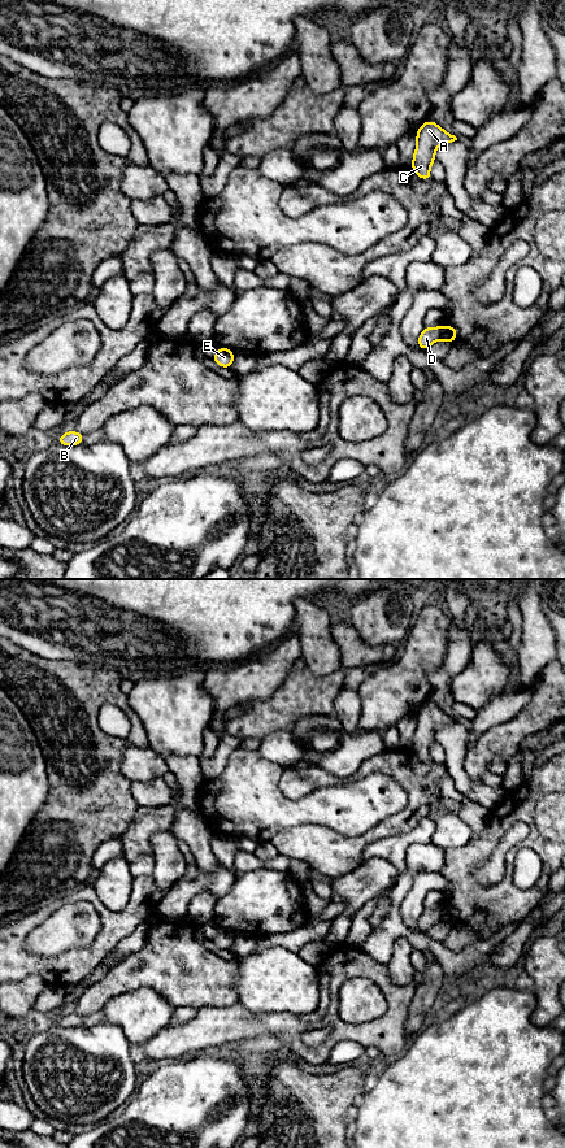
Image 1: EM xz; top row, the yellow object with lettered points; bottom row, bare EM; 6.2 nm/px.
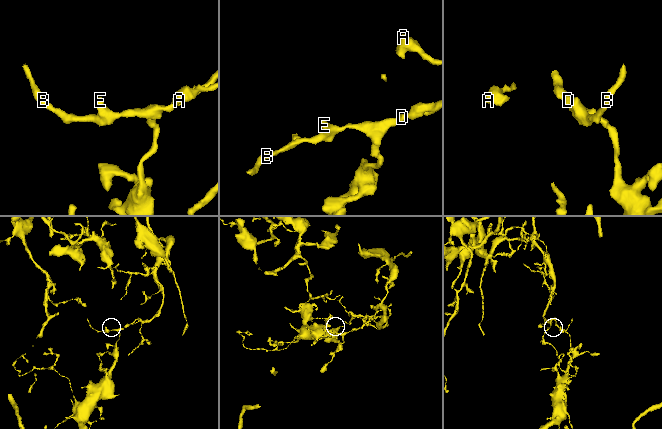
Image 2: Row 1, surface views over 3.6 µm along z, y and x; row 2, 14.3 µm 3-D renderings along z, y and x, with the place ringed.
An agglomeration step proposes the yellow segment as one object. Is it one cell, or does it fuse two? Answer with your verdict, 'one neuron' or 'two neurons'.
two neurons

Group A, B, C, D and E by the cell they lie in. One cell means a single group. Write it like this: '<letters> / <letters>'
A C / B D E

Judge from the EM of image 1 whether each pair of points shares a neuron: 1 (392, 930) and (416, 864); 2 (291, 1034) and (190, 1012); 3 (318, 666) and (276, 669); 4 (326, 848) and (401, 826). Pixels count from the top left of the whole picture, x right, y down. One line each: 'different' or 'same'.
1: same
2: different
3: different
4: same

